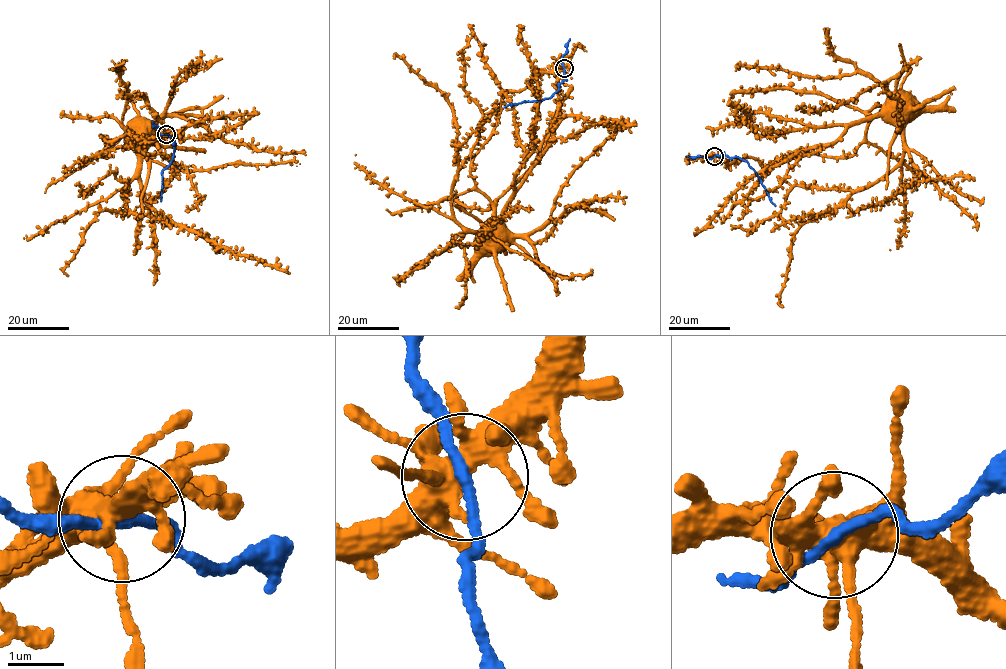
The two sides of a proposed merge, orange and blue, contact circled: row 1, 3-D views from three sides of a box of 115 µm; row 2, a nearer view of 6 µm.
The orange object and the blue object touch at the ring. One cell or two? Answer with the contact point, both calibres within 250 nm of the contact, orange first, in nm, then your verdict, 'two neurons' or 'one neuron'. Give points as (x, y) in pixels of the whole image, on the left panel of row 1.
(166, 134) | 400/170 nm | one neuron

